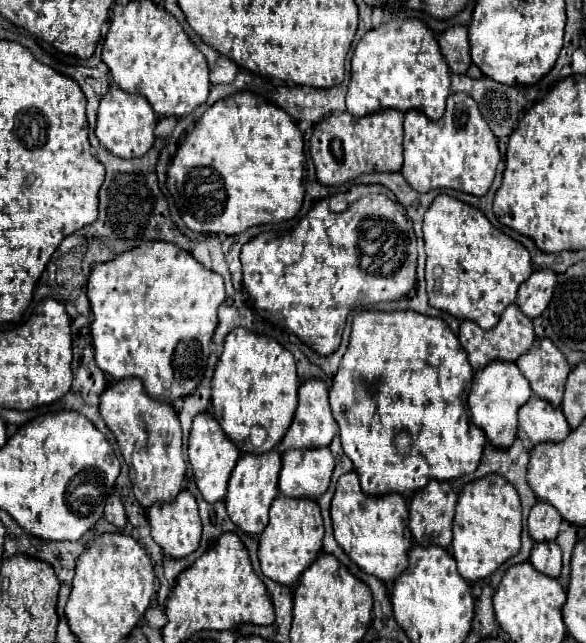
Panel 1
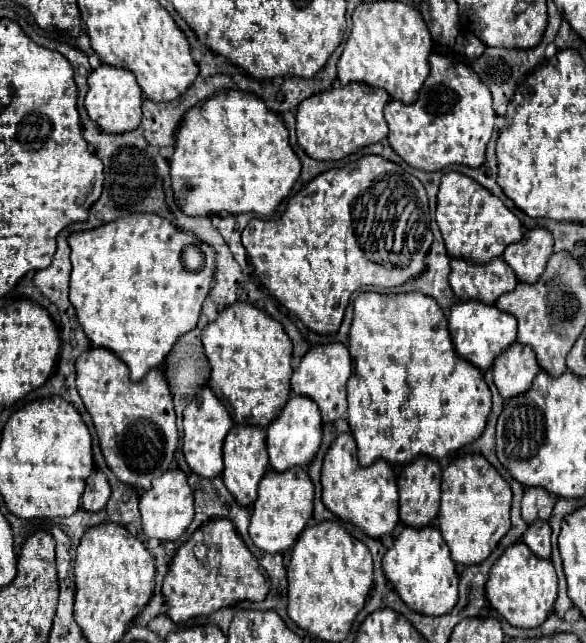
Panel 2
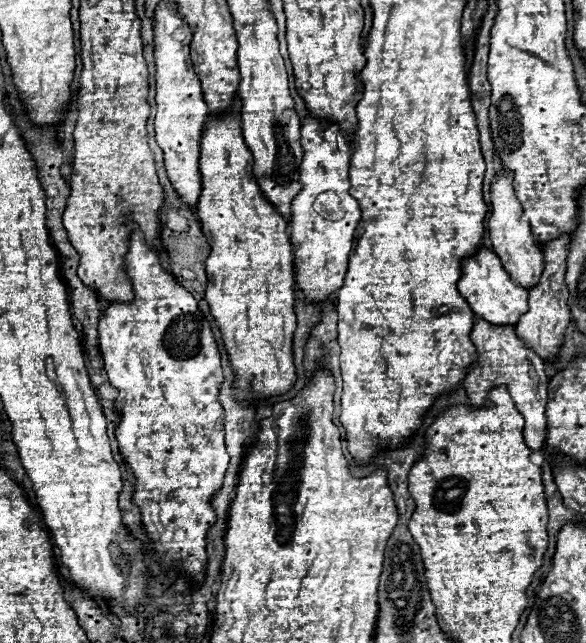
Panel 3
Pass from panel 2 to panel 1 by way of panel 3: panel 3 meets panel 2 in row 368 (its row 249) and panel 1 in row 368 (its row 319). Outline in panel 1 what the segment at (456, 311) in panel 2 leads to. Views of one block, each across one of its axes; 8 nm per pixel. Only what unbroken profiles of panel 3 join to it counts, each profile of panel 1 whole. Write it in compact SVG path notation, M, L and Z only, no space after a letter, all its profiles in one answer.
M494 360L474 374L474 384L468 394L468 408L472 422L482 428L488 440L498 448L508 448L518 432L518 408L532 396L528 380L518 372L514 362Z

